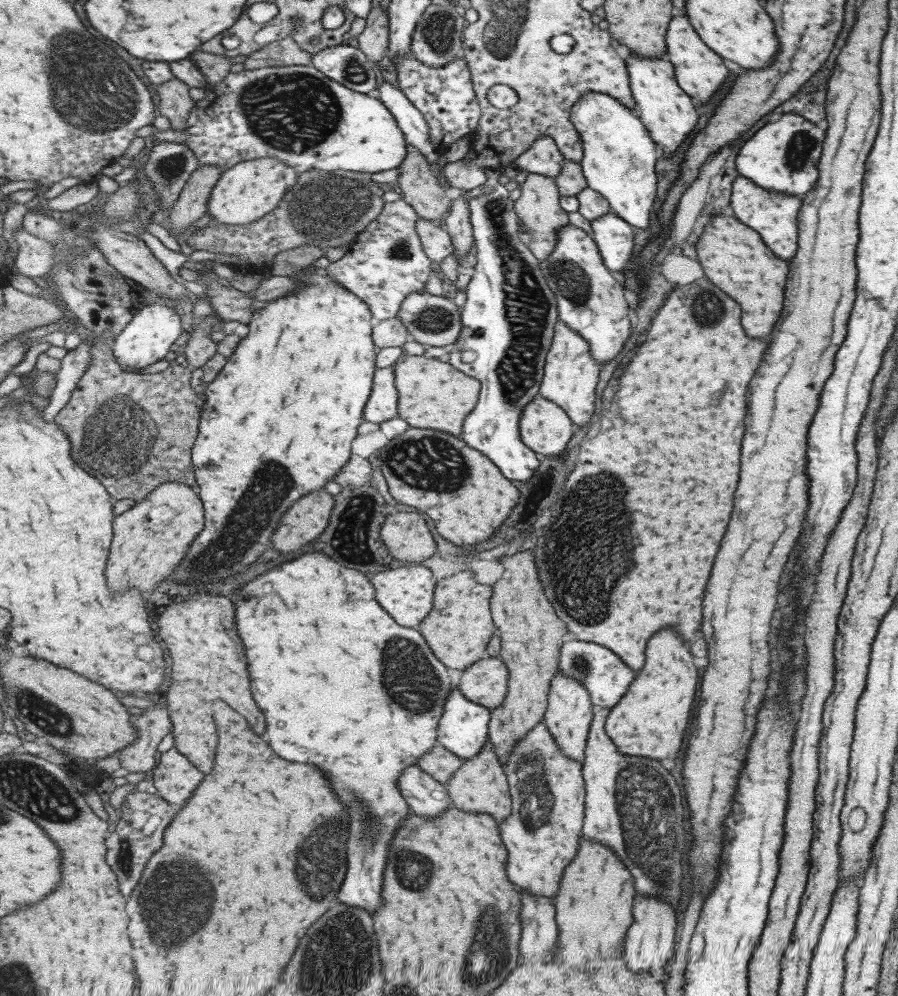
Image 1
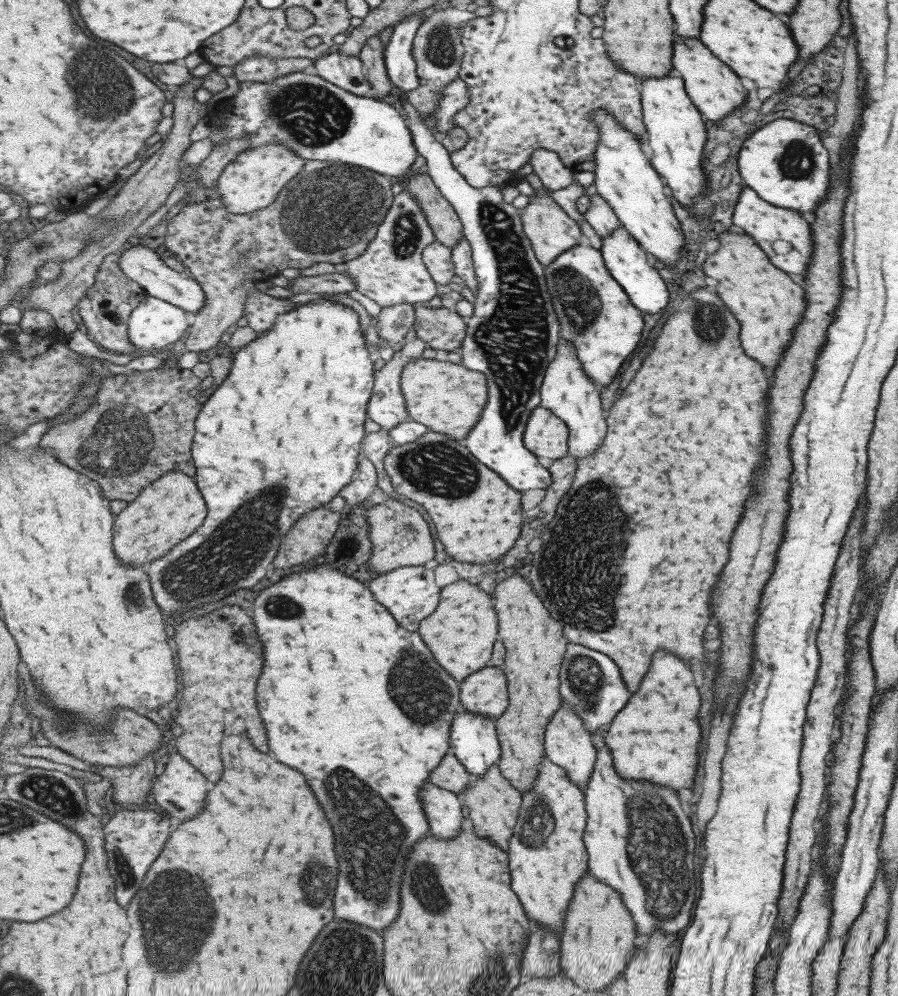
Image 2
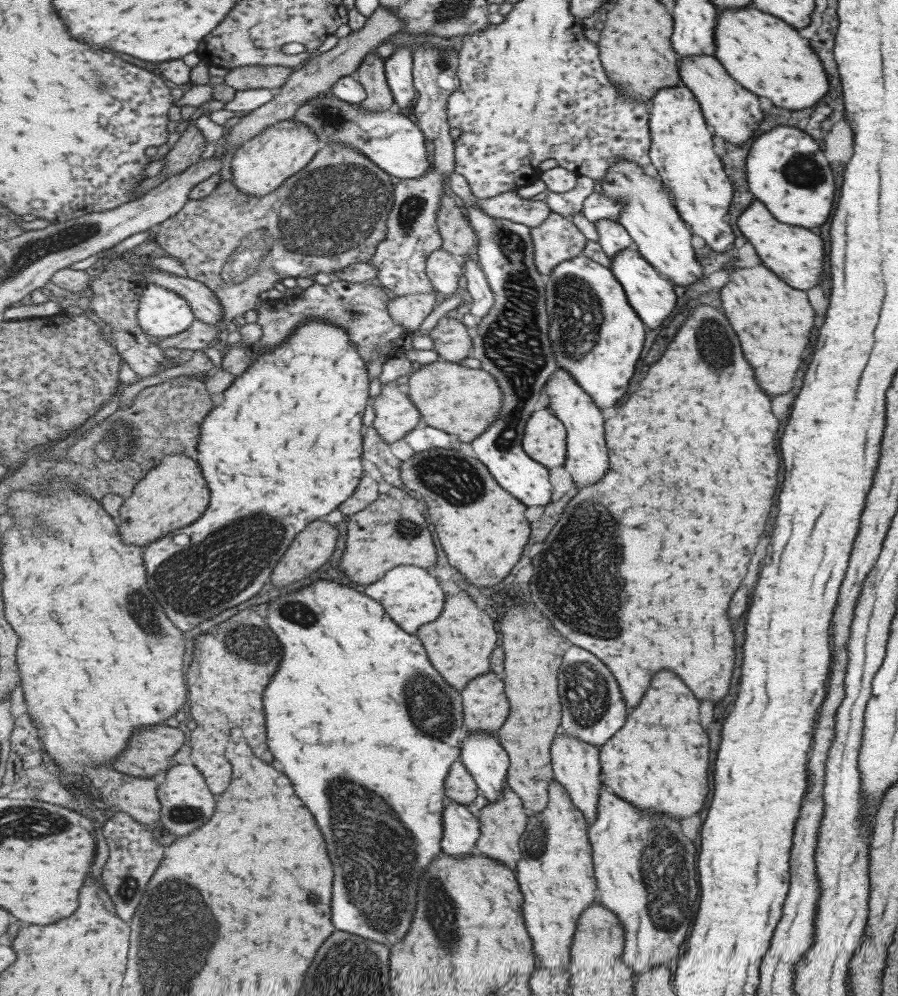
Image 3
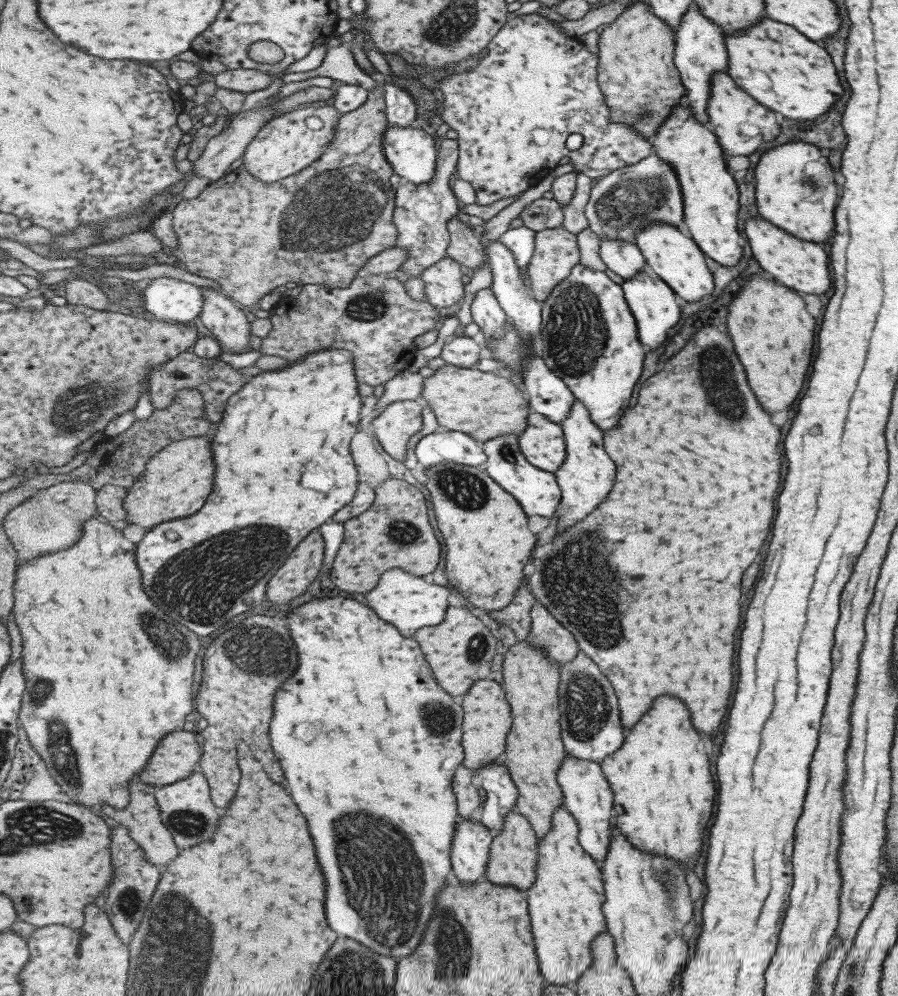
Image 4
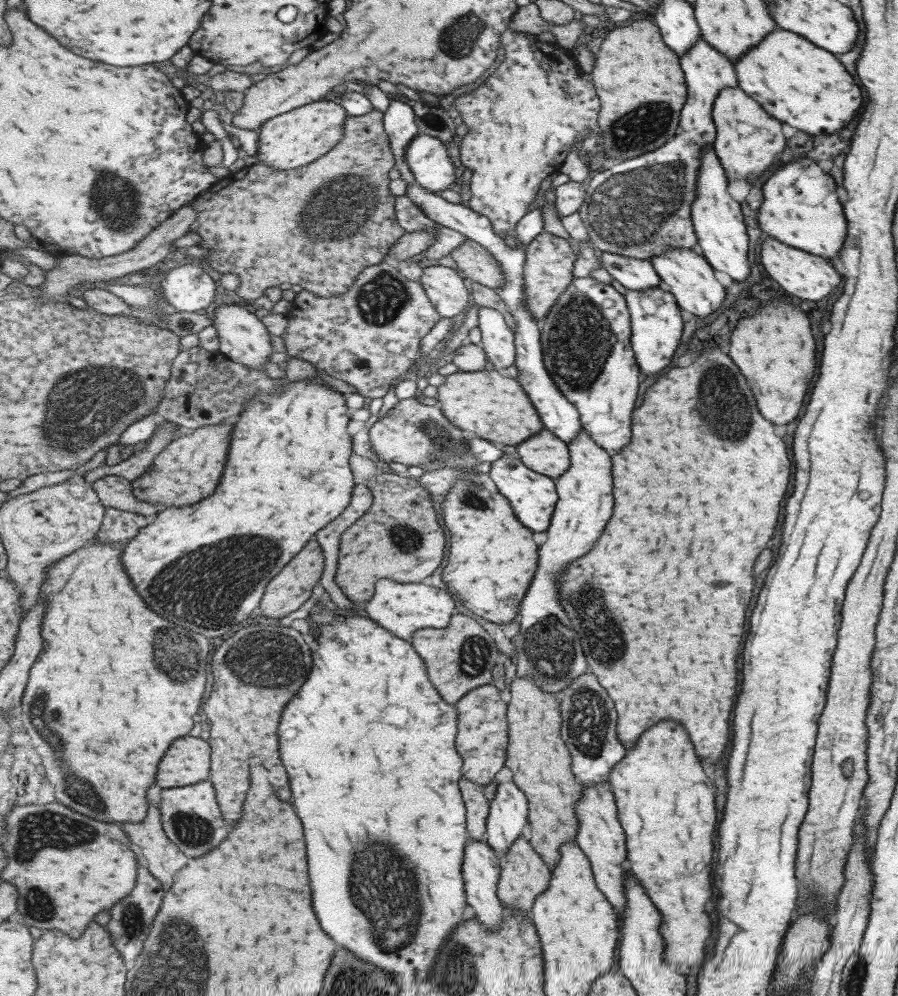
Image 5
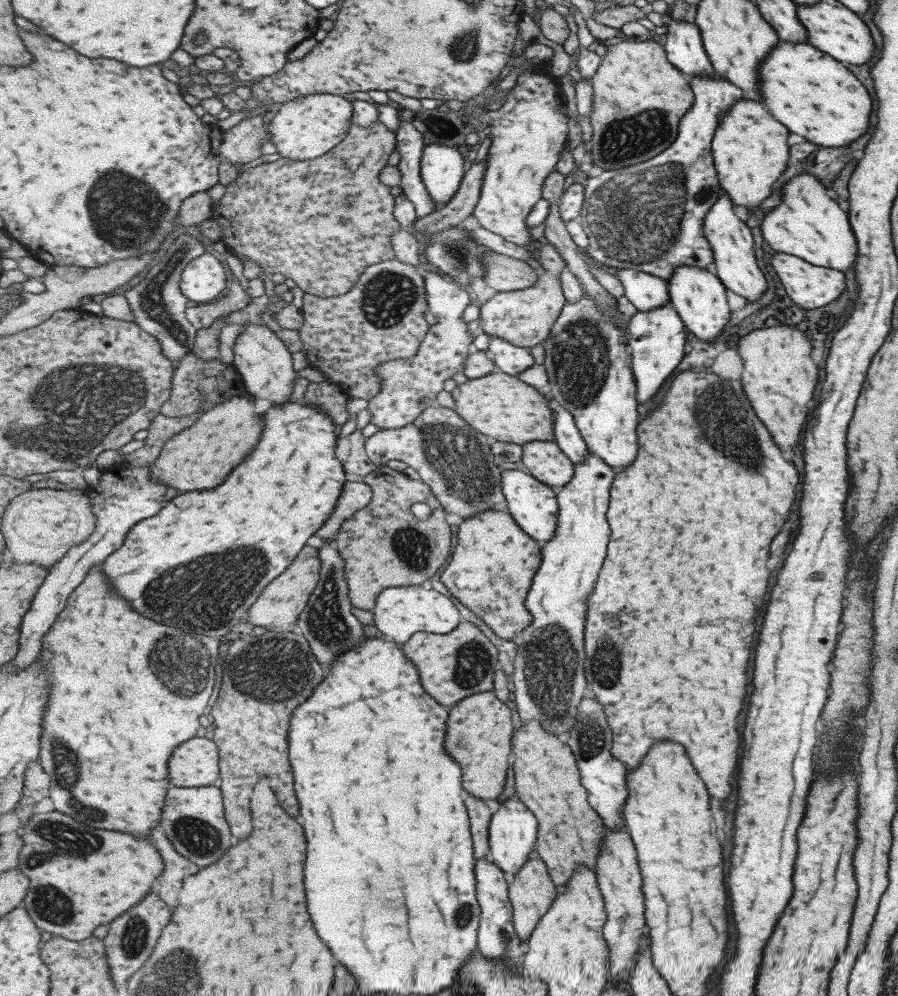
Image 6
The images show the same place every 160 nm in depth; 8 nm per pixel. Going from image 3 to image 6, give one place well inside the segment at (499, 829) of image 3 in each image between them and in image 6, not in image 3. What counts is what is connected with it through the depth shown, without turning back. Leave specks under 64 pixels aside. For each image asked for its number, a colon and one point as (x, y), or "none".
4: (512, 859)
5: (525, 874)
6: (531, 890)

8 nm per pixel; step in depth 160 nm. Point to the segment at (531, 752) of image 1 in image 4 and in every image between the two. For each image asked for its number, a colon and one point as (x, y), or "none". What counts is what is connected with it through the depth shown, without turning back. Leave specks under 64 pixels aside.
2: (547, 856)
3: (555, 876)
4: (565, 902)

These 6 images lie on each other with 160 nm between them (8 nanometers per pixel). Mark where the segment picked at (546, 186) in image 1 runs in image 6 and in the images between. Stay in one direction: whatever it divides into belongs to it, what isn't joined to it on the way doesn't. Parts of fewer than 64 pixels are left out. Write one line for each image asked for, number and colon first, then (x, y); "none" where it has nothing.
2: (550, 231)
3: (556, 239)
4: (555, 250)
5: (548, 260)
6: (524, 318)

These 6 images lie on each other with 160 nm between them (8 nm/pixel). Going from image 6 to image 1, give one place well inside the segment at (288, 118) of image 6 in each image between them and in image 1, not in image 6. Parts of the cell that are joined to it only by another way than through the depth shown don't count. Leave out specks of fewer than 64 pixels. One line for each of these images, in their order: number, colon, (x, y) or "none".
1: (244, 194)
2: (253, 181)
3: (259, 167)
4: (286, 145)
5: (295, 139)

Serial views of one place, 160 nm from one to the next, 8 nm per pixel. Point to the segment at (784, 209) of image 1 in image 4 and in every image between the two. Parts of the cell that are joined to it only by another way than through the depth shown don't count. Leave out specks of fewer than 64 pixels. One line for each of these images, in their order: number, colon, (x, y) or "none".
2: (784, 237)
3: (795, 255)
4: (800, 265)

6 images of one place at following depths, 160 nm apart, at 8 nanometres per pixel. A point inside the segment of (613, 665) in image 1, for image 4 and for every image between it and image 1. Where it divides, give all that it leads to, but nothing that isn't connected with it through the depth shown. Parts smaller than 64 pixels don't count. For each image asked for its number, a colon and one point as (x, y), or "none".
2: (589, 682)
3: (592, 711)
4: (590, 730)

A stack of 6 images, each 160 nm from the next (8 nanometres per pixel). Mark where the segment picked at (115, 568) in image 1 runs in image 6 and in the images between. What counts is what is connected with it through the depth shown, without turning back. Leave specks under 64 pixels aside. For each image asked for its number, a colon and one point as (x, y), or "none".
2: (166, 513)
3: (173, 495)
4: (177, 482)
5: (193, 464)
6: (199, 458)

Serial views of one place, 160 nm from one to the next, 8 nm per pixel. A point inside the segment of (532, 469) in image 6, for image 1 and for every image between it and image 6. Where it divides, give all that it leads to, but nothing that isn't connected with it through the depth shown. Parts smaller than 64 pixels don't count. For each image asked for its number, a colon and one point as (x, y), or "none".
1: (542, 426)
2: (546, 435)
3: (544, 440)
4: (541, 442)
5: (543, 452)

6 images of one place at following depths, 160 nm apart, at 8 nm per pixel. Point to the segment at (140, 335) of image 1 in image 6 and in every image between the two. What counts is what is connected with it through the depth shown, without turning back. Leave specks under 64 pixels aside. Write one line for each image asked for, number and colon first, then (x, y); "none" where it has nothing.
2: (155, 323)
3: (162, 313)
4: (175, 301)
5: (188, 289)
6: (205, 278)

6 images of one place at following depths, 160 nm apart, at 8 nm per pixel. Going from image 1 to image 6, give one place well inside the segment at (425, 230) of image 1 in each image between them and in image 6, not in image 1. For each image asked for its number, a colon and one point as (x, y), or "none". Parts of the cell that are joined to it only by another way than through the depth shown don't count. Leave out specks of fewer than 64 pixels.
2: (438, 258)
3: (444, 269)
4: (444, 281)
5: (447, 289)
6: (410, 385)

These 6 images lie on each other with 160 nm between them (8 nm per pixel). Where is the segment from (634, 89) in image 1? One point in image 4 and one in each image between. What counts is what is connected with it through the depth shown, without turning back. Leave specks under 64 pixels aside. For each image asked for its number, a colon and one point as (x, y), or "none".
2: (676, 134)
3: (681, 151)
4: (710, 197)

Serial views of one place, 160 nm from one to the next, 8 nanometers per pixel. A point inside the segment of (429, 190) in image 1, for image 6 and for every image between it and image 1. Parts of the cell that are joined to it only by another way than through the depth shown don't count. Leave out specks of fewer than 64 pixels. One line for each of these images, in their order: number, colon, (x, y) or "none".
2: (442, 217)
3: (460, 239)
4: (466, 247)
5: (476, 262)
6: (504, 274)

